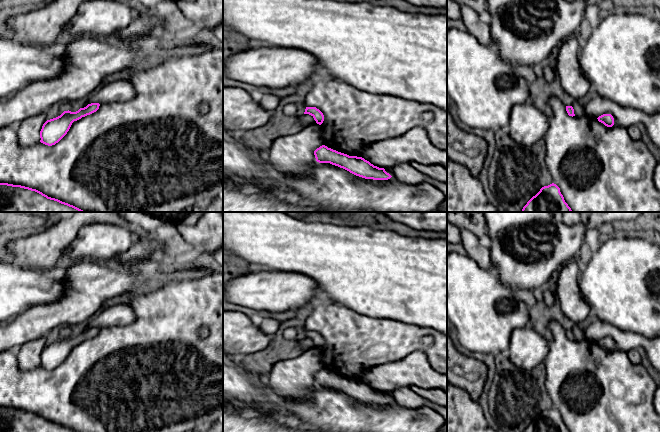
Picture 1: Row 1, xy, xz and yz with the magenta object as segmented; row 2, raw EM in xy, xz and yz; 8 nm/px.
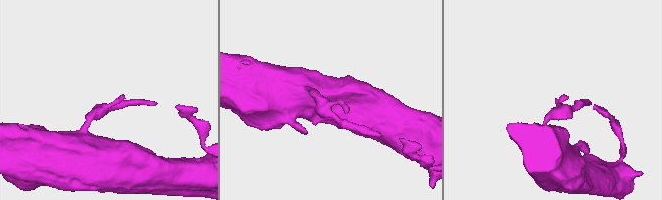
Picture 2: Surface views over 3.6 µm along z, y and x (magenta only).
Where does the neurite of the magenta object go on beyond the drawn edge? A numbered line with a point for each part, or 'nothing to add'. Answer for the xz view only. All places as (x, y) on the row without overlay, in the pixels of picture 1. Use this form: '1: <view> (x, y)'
nothing to add

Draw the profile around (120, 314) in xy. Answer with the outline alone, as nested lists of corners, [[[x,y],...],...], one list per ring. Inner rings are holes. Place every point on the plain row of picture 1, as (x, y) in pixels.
[[[116,304],[103,310],[89,321],[82,332],[91,327],[125,326],[135,321],[135,314],[130,304]]]

